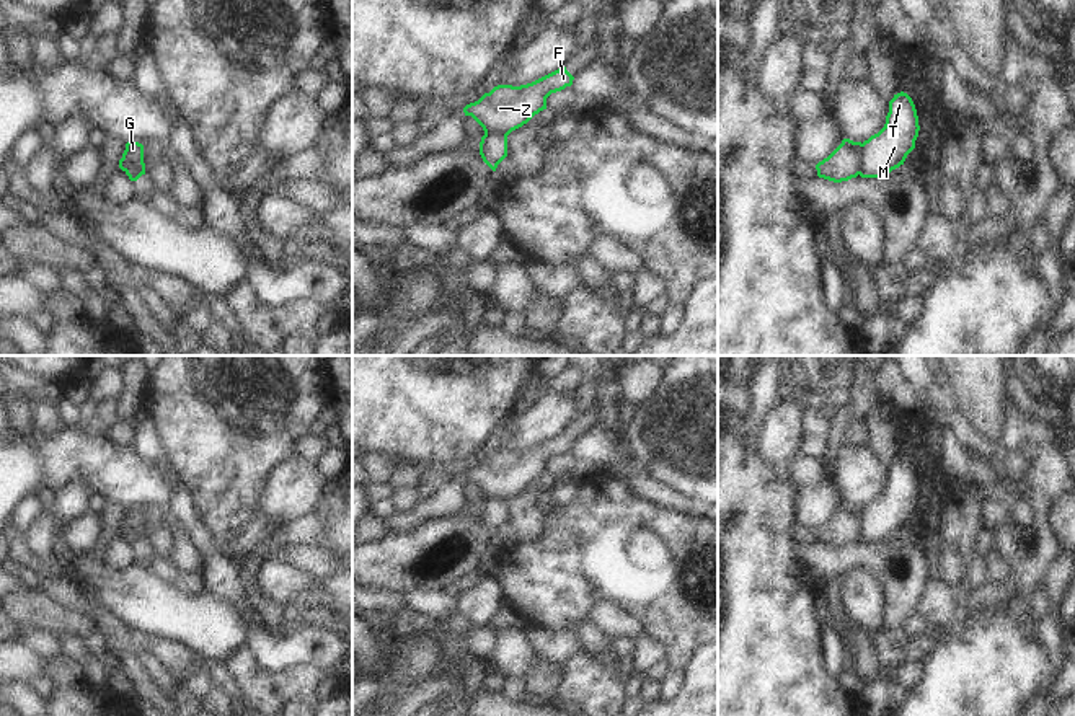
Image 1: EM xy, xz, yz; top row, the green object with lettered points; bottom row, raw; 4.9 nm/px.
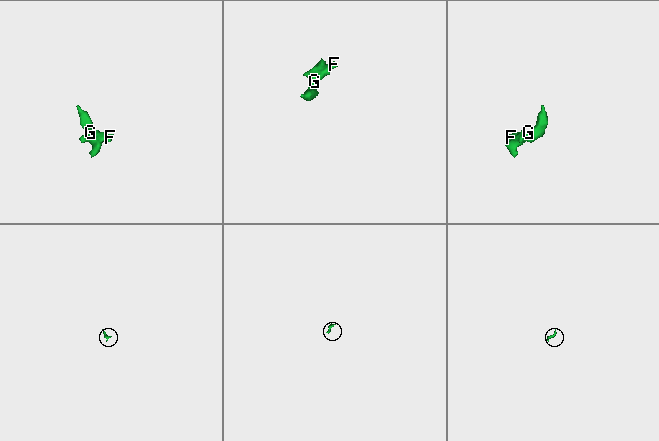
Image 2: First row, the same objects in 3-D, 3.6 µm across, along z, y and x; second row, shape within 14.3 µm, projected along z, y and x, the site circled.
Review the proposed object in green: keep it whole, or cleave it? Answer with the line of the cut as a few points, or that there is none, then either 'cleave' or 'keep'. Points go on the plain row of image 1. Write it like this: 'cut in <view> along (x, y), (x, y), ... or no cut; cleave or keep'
cut in yz along (863, 509), (863, 527), (858, 539); cleave

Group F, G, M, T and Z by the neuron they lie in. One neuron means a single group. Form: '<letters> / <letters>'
F G Z / M T

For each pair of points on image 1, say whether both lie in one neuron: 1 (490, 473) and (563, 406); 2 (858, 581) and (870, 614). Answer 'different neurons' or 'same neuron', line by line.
1: different neurons
2: same neuron

